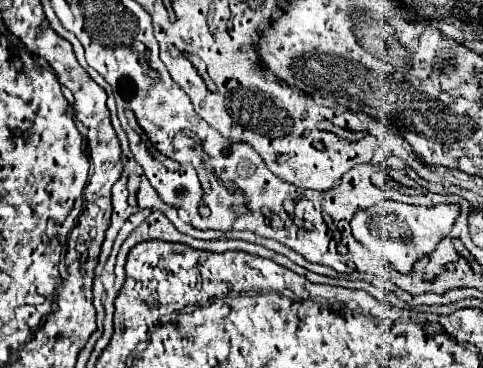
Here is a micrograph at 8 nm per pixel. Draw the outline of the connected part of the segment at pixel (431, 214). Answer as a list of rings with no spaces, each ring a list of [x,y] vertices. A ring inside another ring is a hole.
[[[381,201],[371,209],[359,209],[351,219],[353,237],[363,243],[371,253],[381,259],[387,259],[397,271],[409,273],[413,263],[425,255],[429,255],[435,245],[451,231],[459,215],[457,205],[433,205],[433,207],[419,207],[407,205],[397,201]]]

